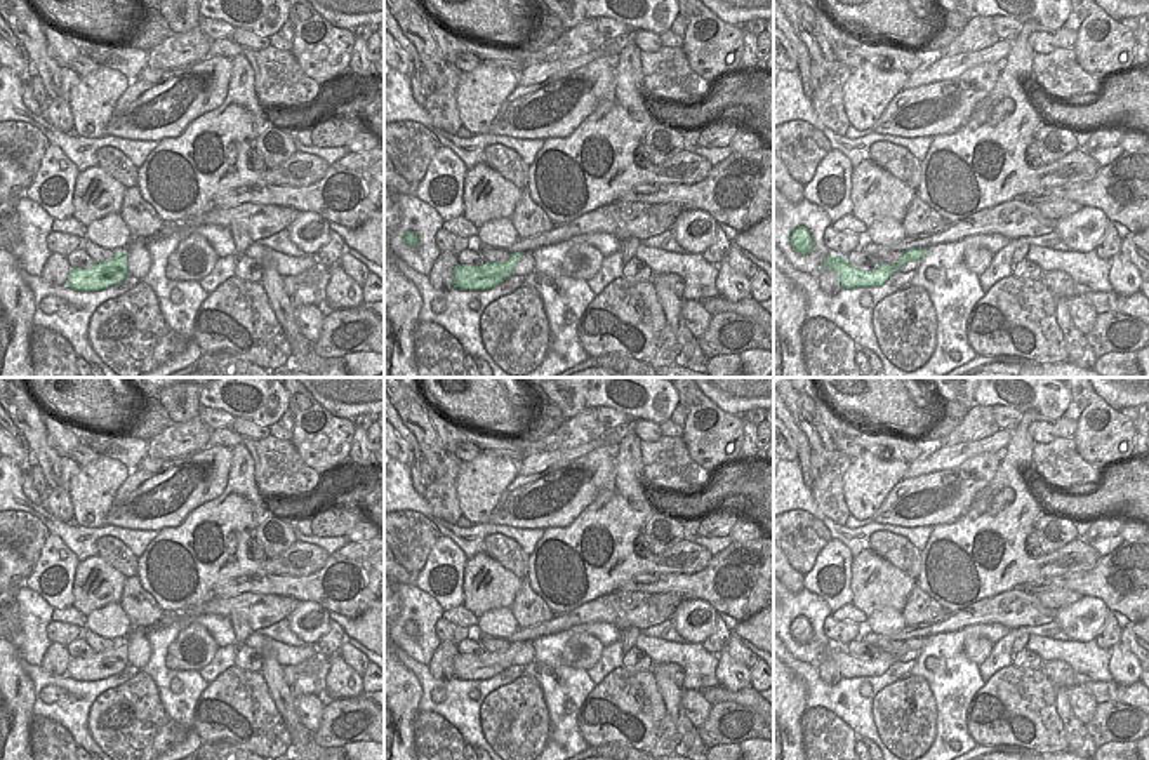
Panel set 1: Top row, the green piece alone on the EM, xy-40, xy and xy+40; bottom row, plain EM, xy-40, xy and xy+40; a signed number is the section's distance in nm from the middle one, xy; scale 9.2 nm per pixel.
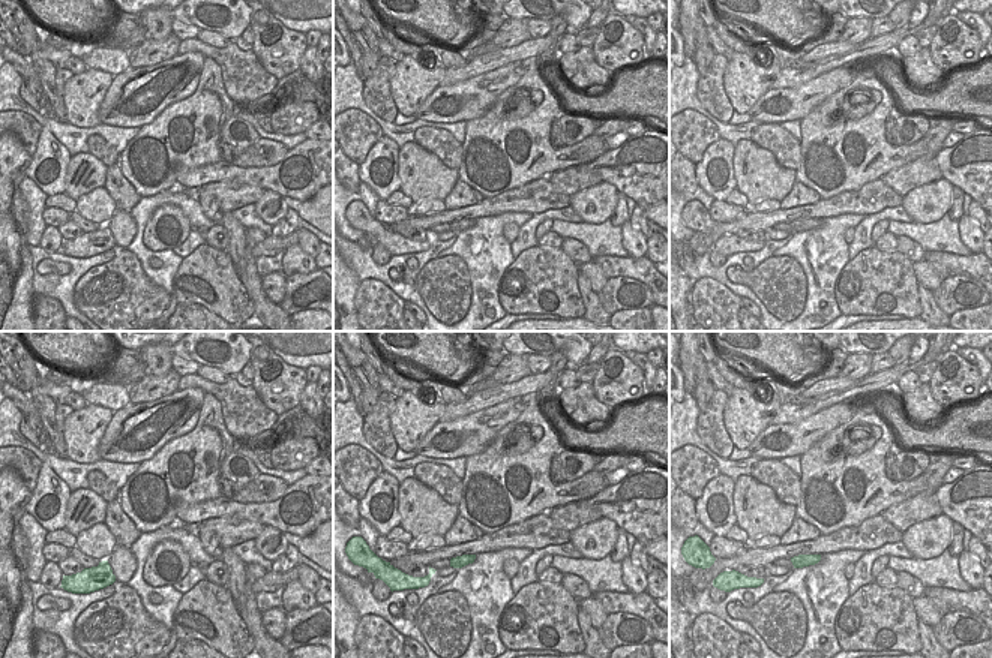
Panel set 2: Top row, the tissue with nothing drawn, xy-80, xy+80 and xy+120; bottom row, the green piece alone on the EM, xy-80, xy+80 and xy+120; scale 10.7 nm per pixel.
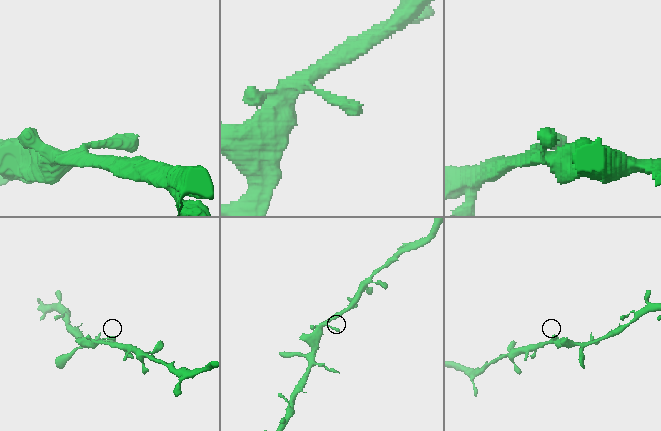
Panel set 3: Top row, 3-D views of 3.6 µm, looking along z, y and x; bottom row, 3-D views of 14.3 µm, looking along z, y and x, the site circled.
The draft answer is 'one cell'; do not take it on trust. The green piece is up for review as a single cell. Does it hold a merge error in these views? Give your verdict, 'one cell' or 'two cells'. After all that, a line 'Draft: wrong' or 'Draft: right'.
one cell
Draft: right

